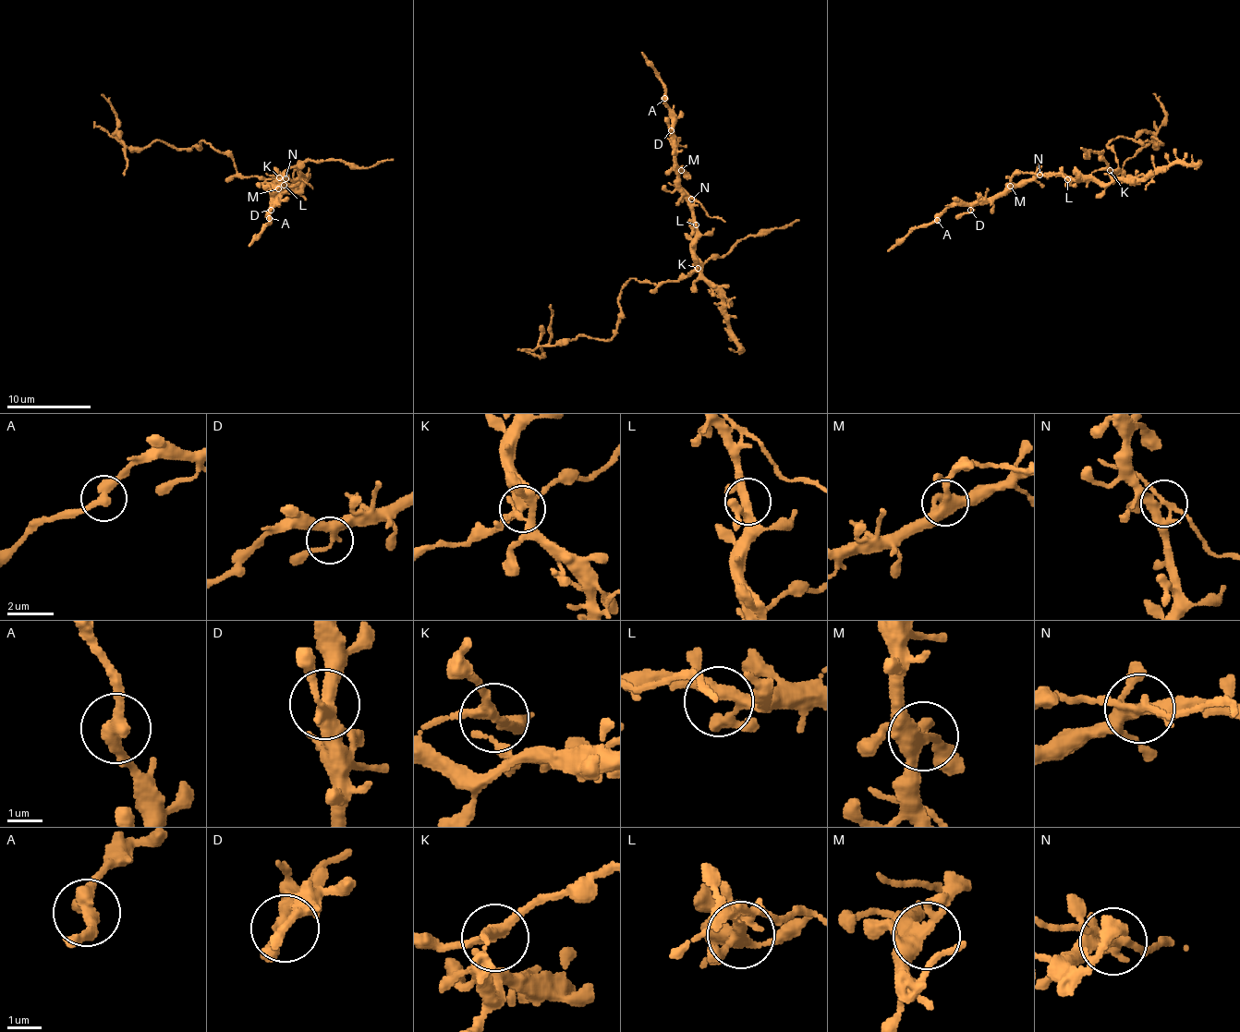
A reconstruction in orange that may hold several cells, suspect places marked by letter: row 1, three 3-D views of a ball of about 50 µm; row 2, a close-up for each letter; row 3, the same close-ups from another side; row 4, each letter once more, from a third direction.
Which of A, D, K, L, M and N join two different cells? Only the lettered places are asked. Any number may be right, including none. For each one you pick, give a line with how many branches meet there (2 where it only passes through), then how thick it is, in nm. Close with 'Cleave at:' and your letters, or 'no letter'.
A: 2 branches meet; 400 nm thick
K: 3 branches meet; 280 nm thick
N: 5 branches meet; 320 nm thick
Cleave at: A, K, N

